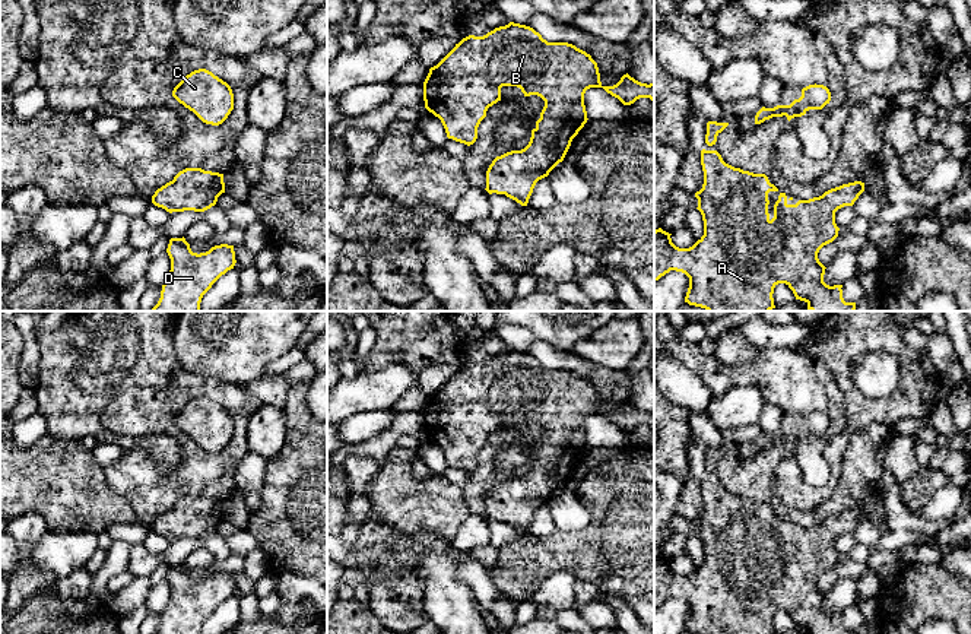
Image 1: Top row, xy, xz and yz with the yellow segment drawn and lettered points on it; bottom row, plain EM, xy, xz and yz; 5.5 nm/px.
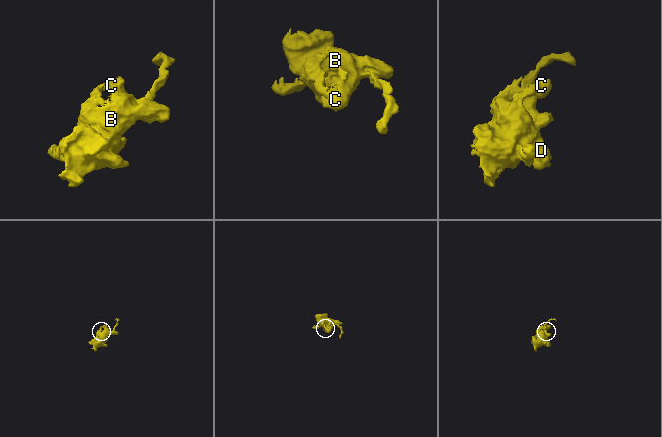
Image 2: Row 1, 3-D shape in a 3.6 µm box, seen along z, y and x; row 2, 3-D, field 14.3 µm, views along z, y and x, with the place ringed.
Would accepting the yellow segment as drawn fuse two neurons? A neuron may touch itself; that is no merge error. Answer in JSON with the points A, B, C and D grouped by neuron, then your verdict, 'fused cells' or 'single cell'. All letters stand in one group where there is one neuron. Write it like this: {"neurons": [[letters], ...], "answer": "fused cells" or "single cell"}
{"neurons": [["A", "B", "C", "D"]], "answer": "single cell"}

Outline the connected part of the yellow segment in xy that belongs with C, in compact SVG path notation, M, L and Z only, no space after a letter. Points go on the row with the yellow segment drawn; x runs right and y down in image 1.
M206 69L187 75L174 88L172 96L212 126L222 124L234 110L231 86Z

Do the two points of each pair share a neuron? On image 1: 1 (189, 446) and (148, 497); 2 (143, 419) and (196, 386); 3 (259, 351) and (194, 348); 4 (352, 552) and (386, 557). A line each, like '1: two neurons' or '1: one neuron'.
1: one neuron
2: one neuron
3: one neuron
4: one neuron

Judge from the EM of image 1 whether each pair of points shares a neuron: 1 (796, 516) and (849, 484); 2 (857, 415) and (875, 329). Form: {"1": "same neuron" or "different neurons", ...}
{"1": "same neuron", "2": "same neuron"}

